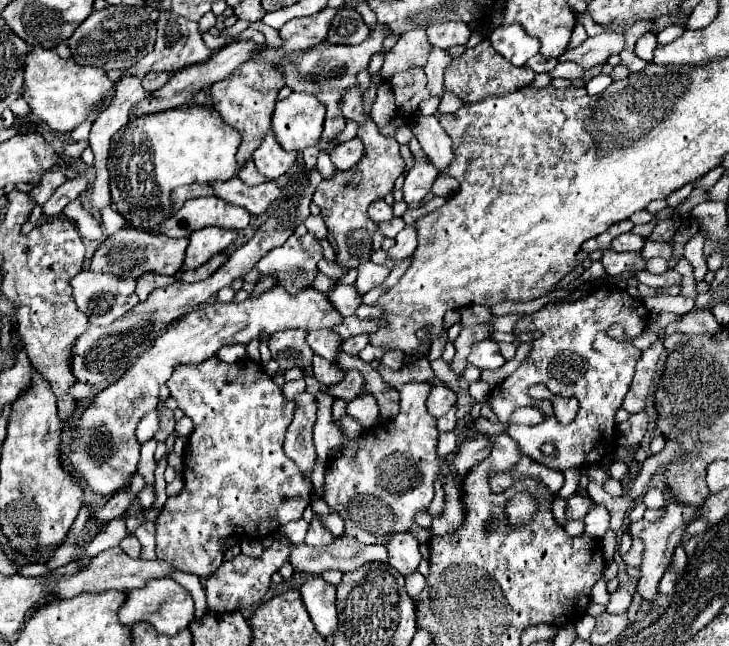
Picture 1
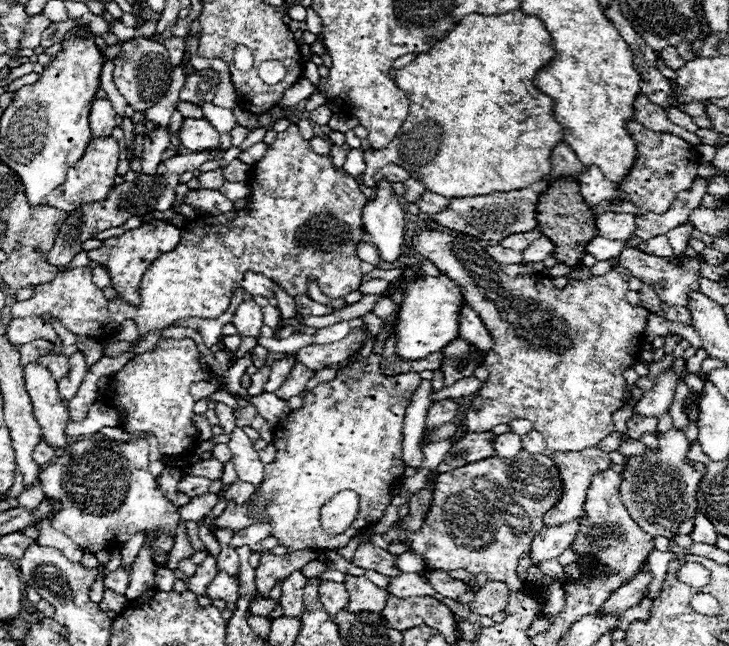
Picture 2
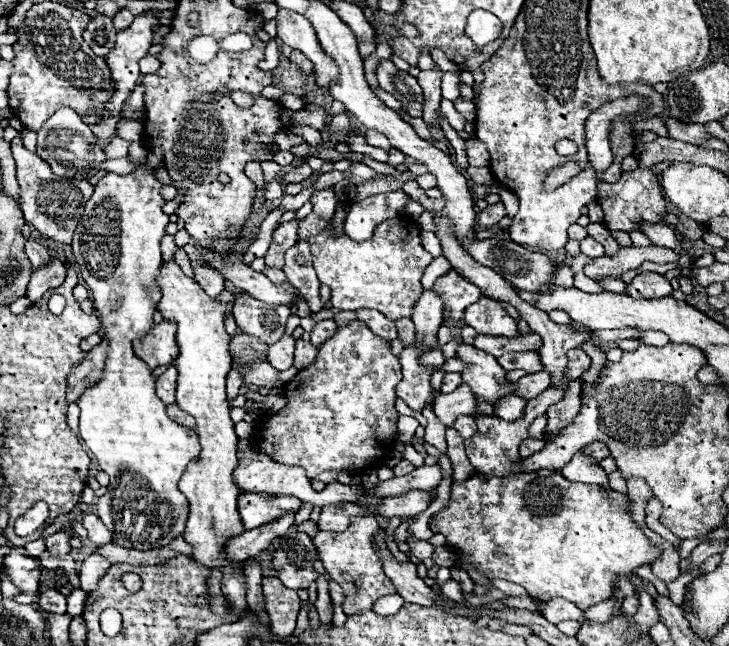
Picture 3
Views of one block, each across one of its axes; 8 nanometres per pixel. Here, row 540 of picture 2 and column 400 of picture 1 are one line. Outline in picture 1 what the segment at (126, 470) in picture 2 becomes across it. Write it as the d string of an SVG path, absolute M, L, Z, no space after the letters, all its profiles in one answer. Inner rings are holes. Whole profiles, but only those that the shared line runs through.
M412 68L406 72L394 74L390 80L382 80L382 86L378 88L378 98L372 106L372 120L376 122L376 126L384 136L394 136L400 126L408 124L414 118L418 104L426 98L430 98L430 92L426 88L424 68Z

